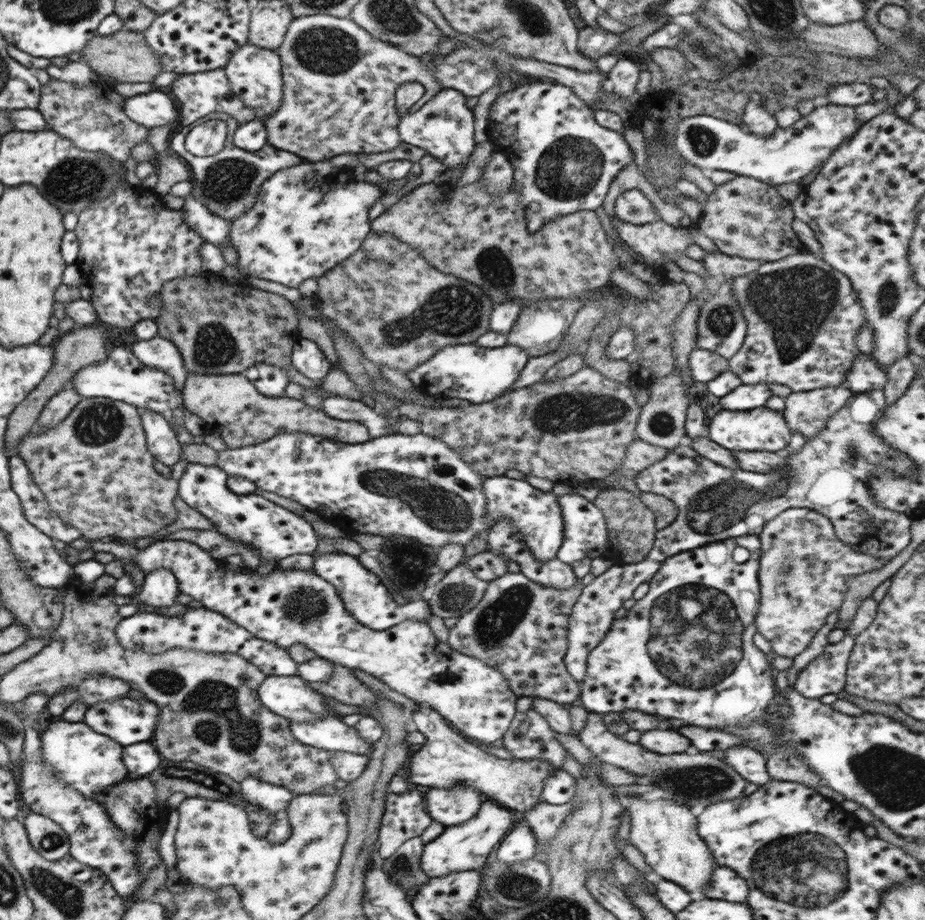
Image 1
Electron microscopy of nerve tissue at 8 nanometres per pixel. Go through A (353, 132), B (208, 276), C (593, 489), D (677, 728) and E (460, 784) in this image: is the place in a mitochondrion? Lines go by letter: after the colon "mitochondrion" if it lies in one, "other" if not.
A: other
B: other
C: other
D: other
E: other

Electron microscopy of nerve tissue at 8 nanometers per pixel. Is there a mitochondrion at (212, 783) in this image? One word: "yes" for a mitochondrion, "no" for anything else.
yes

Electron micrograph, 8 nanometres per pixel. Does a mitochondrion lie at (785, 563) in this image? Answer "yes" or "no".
yes

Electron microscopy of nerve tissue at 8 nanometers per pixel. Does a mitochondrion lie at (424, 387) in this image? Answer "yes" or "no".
no

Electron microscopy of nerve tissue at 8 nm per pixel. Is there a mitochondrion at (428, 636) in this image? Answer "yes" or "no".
no

